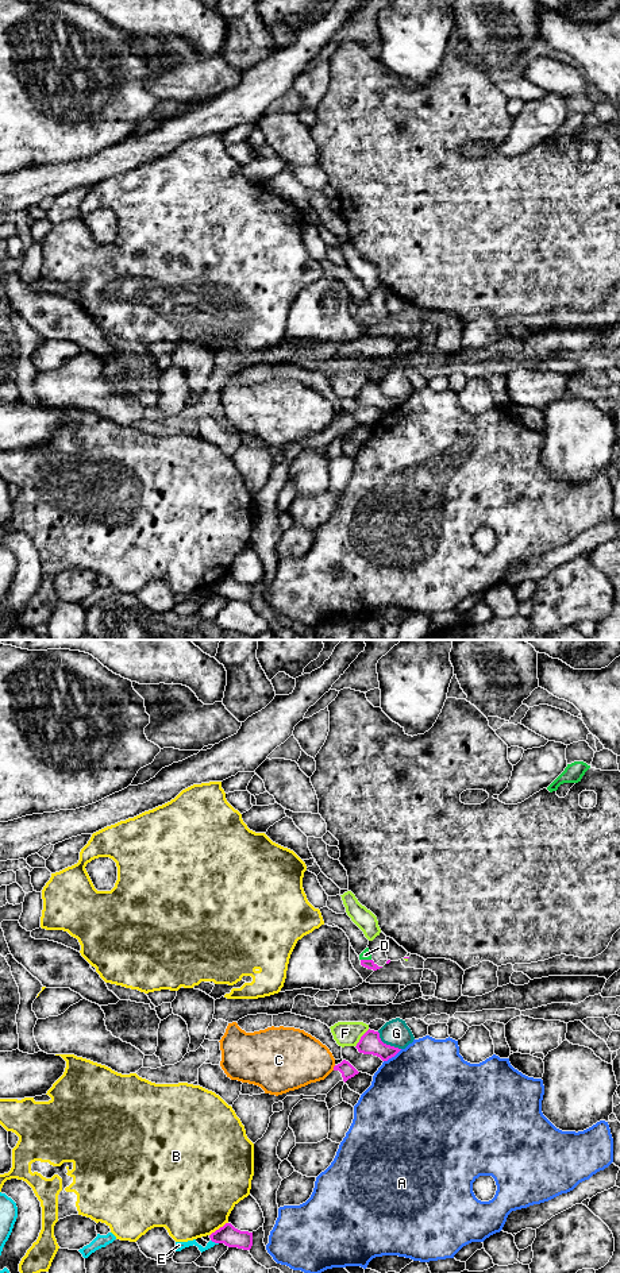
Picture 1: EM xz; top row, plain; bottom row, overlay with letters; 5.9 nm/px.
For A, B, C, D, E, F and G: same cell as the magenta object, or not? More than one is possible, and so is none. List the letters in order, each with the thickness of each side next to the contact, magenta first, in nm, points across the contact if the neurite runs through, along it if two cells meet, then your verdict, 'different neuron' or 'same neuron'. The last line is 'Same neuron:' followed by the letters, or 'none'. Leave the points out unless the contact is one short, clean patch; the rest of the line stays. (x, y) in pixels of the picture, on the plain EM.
A: 130 nm thick on the magenta side, 480 nm on the other; different neuron
B: 120 nm thick on the magenta side, 500 nm on the other; different neuron
C: 90 nm thick on the magenta side, 340 nm on the other; different neuron
D: 60 nm thick on the magenta side, 60 nm on the other; runs through xz (369, 316), (366, 312), (365, 307); same neuron
E: 120 nm thick on the magenta side, 50 nm on the other; different neuron
F: 130 nm thick on the magenta side, 140 nm on the other; different neuron
G: 130 nm thick on the magenta side, 160 nm on the other; different neuron
Same neuron: D

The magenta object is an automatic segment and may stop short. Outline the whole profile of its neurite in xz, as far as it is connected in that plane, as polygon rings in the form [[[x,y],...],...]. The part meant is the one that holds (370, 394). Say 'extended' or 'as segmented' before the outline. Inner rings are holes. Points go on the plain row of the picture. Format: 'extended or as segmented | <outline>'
as segmented | [[[370,381],[361,389],[355,400],[359,405],[377,408],[382,413],[388,413],[401,402],[384,396],[380,390],[380,385]]]

